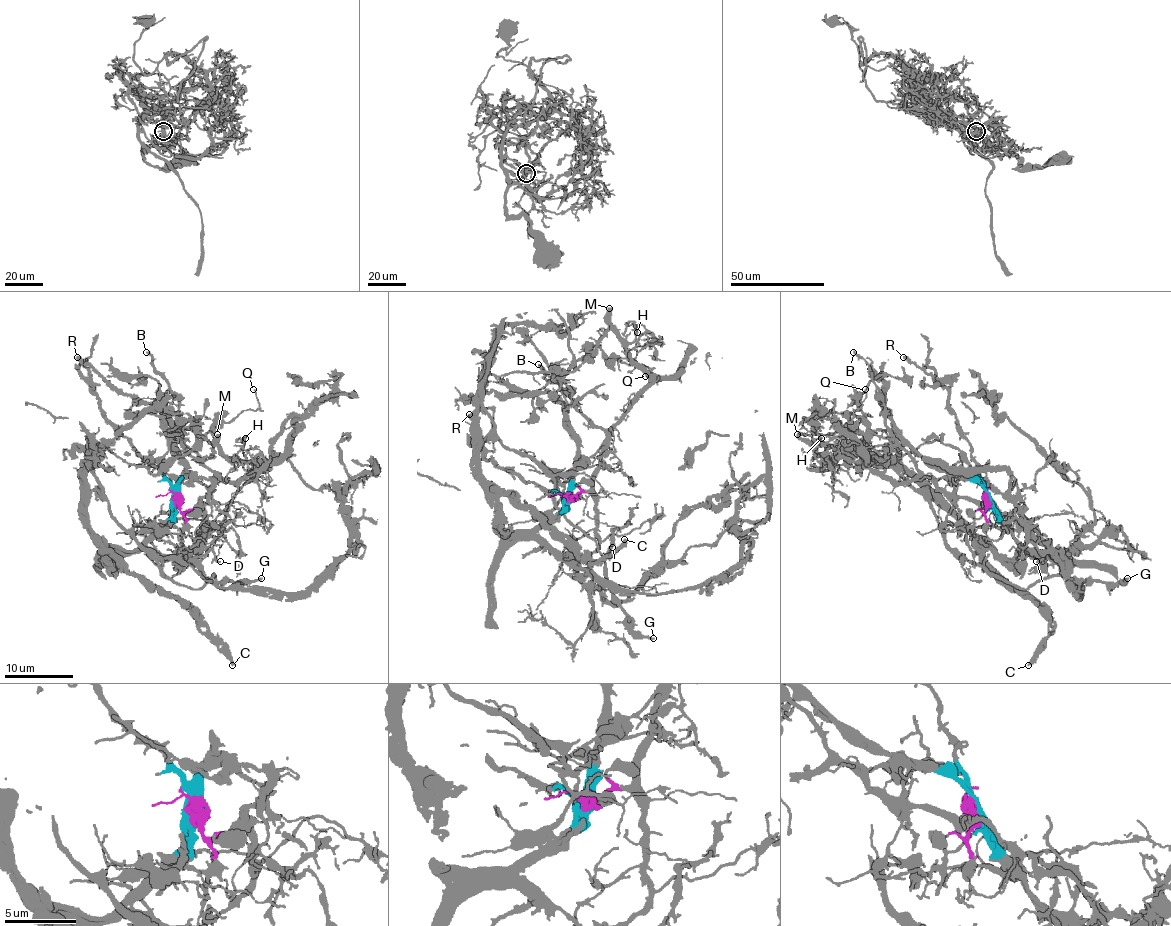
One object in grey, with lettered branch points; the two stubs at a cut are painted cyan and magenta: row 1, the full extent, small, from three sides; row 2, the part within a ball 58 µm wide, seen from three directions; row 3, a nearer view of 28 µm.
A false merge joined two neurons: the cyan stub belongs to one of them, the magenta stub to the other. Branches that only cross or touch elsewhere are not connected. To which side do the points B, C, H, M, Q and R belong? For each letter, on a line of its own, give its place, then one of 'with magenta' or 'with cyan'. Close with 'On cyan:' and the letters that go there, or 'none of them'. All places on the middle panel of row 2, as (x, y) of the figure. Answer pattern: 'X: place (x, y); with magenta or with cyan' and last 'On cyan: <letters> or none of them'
B: place (538, 364); with magenta
C: place (624, 539); with cyan
H: place (637, 332); with magenta
M: place (609, 308); with magenta
Q: place (645, 376); with magenta
R: place (469, 414); with cyan
On cyan: C, R

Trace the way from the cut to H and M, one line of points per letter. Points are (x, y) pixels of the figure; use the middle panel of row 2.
H: (568, 500), (590, 486), (612, 426), (647, 386), (647, 373), (630, 350), (636, 342), (636, 331)
M: (568, 500), (590, 486), (612, 426), (648, 381), (626, 354), (609, 307)

